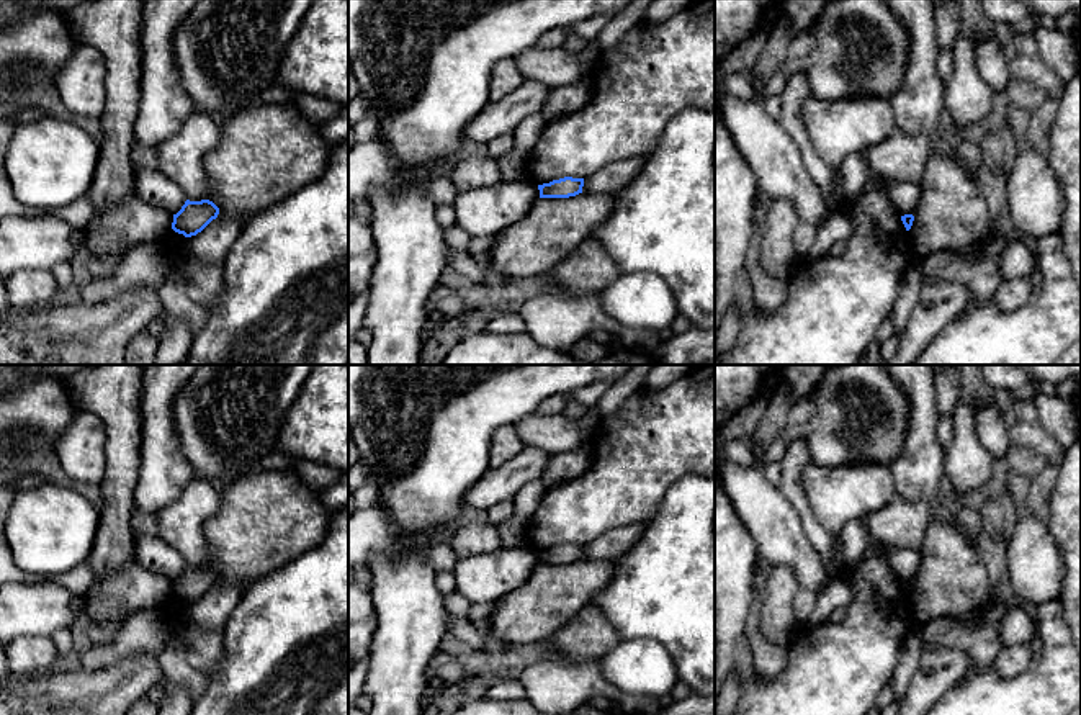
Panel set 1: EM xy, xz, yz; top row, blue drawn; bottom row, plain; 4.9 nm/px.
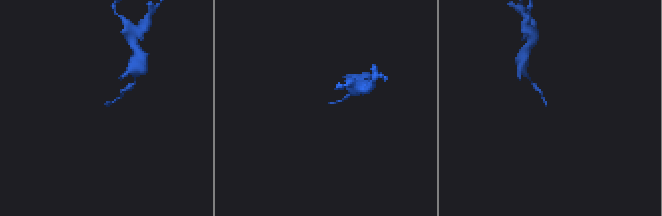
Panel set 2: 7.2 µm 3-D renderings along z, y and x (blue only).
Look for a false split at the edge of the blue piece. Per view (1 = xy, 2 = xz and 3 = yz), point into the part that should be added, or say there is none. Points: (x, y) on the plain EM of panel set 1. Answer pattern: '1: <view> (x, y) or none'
1: none
2: none
3: none

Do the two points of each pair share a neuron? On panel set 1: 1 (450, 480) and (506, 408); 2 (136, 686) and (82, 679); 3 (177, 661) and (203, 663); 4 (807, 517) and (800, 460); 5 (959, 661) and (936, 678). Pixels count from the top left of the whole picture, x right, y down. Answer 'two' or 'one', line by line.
1: one
2: one
3: two
4: one
5: one

